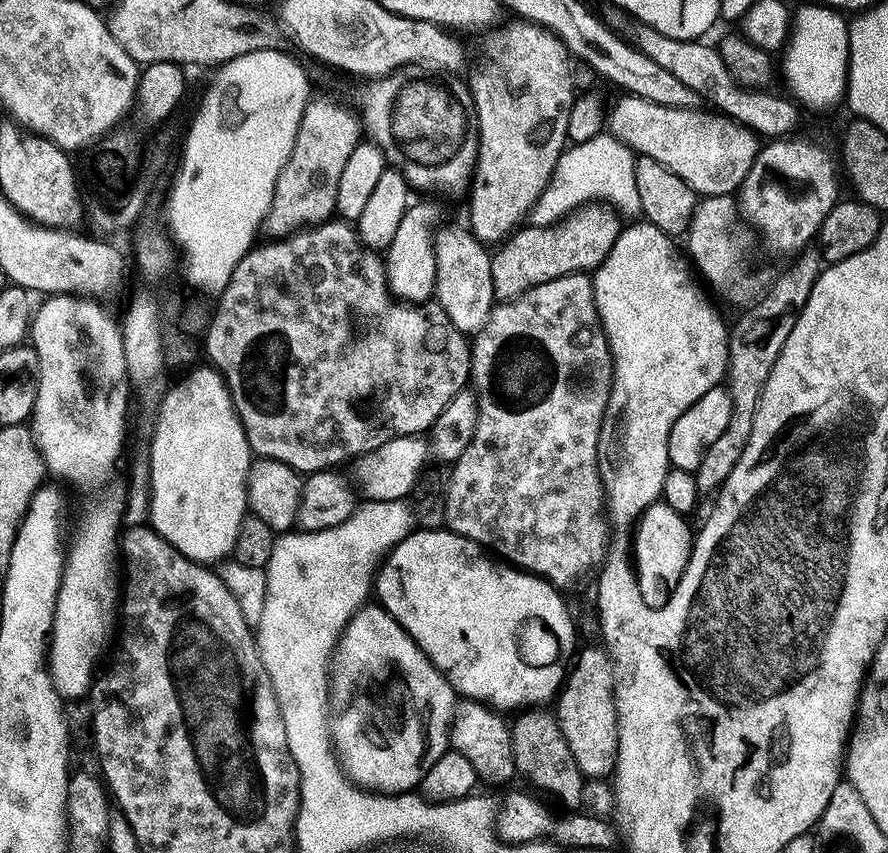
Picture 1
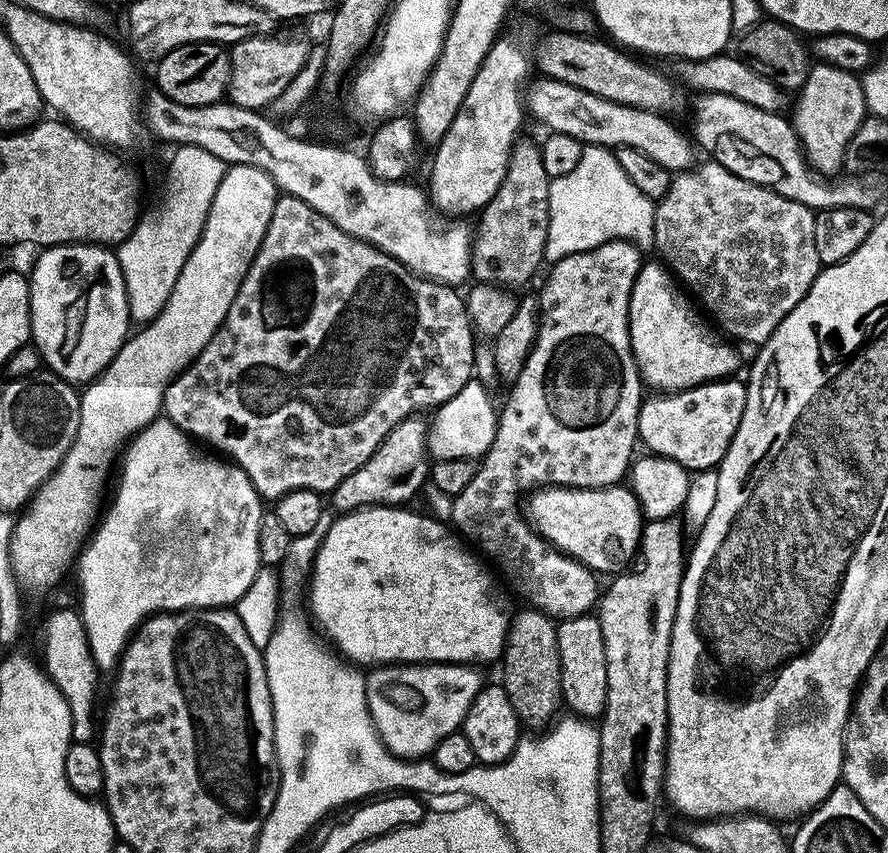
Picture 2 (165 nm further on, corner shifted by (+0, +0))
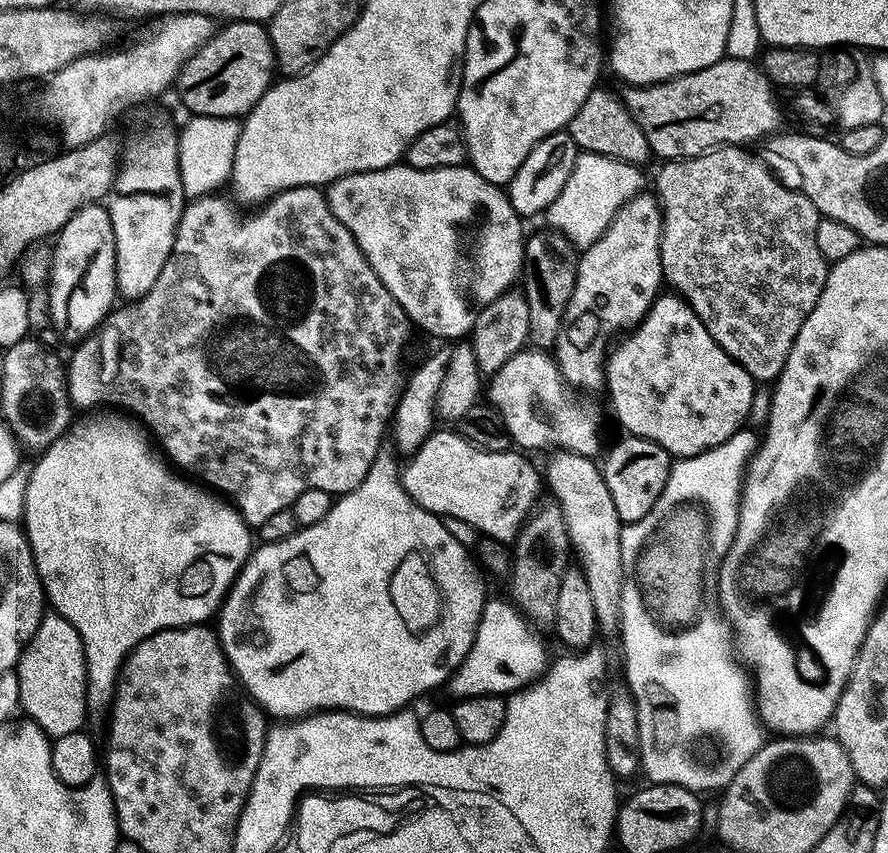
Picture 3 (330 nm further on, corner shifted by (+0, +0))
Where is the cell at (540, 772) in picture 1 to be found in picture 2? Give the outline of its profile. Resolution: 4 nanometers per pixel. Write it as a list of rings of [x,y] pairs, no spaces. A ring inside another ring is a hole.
[[[524,606],[508,622],[508,637],[504,640],[502,657],[502,686],[510,698],[510,706],[514,706],[517,718],[525,725],[547,725],[557,715],[556,707],[562,704],[556,625],[557,621],[553,617],[531,606]]]

